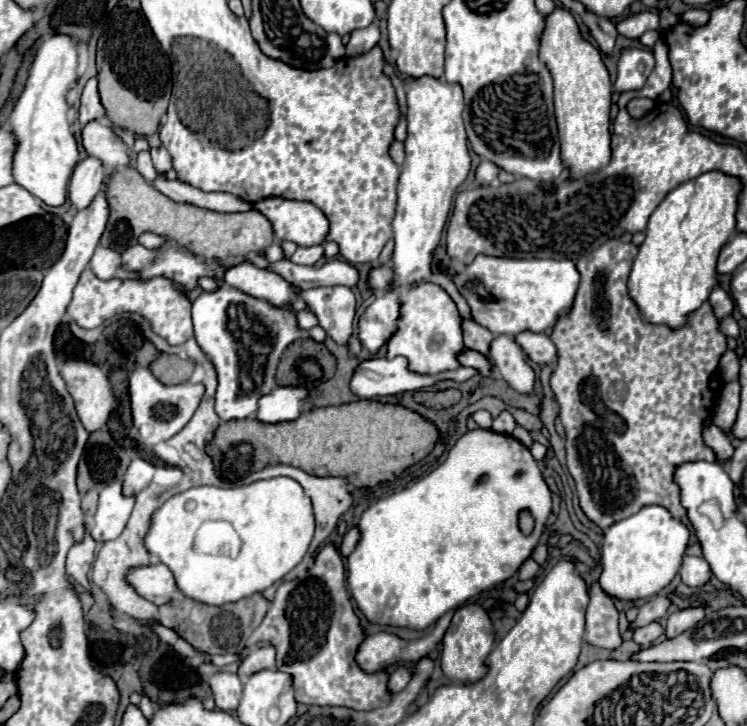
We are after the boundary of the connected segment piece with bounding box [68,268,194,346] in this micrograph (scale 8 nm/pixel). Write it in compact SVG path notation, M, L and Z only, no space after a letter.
M90 268L82 272L78 284L74 288L74 296L68 304L68 318L76 322L80 328L98 328L104 320L112 318L120 312L136 312L148 320L152 330L164 338L170 346L184 344L192 338L192 320L190 320L190 298L180 288L174 288L170 280L164 276L156 276L154 280L100 280Z

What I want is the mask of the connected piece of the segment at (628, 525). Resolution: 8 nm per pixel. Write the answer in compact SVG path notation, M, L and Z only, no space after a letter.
M646 506L638 514L612 524L604 532L602 542L602 590L610 598L624 602L656 596L674 580L688 546L688 538L690 530L678 518L672 518L662 506Z

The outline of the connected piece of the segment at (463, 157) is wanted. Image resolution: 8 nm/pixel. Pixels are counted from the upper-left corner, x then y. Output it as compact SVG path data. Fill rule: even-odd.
M430 76L424 78L406 78L406 94L408 94L408 138L404 142L406 148L406 160L398 178L398 206L396 206L396 216L392 222L392 230L394 230L394 270L396 270L396 280L392 290L388 290L382 298L376 298L372 302L372 306L366 310L366 314L360 318L360 338L364 342L364 348L370 352L376 352L378 348L382 348L388 340L388 336L392 334L396 320L398 320L398 298L400 292L408 286L414 286L418 282L431 281L441 286L455 302L458 310L472 320L470 316L470 308L466 304L463 296L458 294L458 289L452 282L451 278L443 273L433 273L430 270L432 266L432 252L440 240L442 228L448 220L450 214L450 206L452 206L452 196L456 192L456 188L466 180L468 172L470 172L470 154L468 154L468 140L466 140L466 132L464 132L464 124L462 124L462 108L464 108L464 98L462 98L462 90L456 84L448 84L444 80L436 80Z

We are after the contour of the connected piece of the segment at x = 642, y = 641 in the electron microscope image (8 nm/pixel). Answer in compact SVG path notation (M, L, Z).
M650 622L648 626L642 628L634 628L634 642L642 648L654 644L658 638L662 636L662 626L658 622Z

